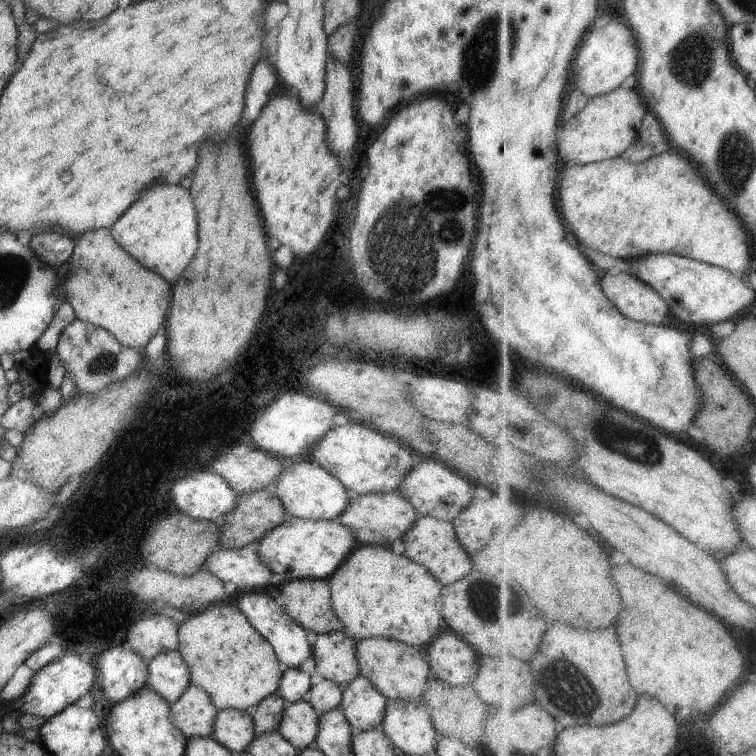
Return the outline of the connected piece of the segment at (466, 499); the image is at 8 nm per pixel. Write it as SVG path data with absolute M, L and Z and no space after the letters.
M427 455L424 462L412 466L412 470L408 470L408 474L404 474L404 480L400 482L396 492L402 498L406 498L406 502L410 502L419 515L452 521L460 514L460 510L466 510L470 506L470 502L474 498L474 494L472 494L474 488L478 488L474 482L464 478L448 465Z

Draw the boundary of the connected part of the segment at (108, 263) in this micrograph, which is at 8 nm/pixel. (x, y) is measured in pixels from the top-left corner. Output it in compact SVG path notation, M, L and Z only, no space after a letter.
M109 229L84 233L68 264L64 300L65 306L74 310L75 318L108 330L122 346L143 350L166 322L170 306L168 282L118 246Z

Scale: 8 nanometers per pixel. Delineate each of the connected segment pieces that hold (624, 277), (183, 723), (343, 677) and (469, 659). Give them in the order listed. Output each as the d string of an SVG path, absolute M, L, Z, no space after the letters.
M603 273L603 287L612 302L635 321L661 325L672 314L667 298L635 274Z
M190 684L184 694L170 705L172 724L188 738L210 737L219 710L212 704L208 693Z
M345 631L330 632L330 634L316 634L317 640L312 645L312 657L315 662L315 670L324 679L336 681L346 686L348 682L356 680L360 675L360 666L356 660L356 642Z
M452 630L437 635L423 649L431 677L450 686L469 686L479 668L477 652Z

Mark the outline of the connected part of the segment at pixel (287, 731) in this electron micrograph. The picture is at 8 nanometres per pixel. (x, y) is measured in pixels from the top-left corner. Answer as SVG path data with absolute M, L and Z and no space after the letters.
M305 700L286 704L278 732L298 751L312 747L318 734L319 714Z

